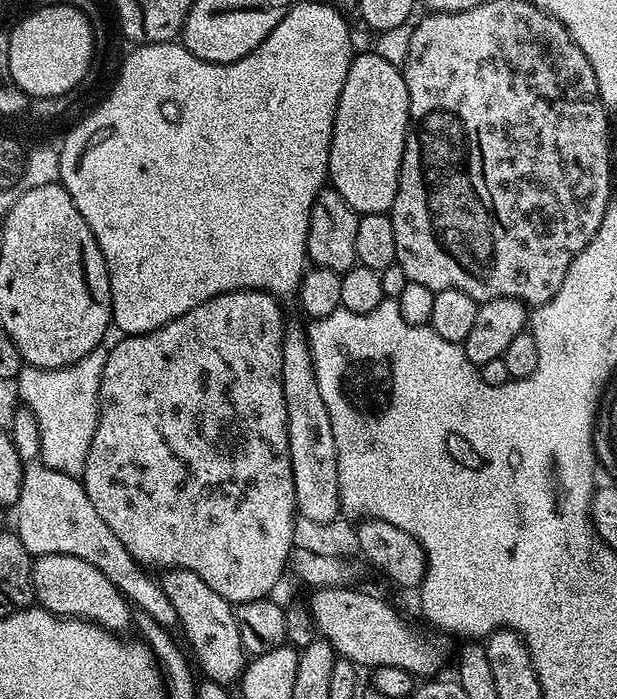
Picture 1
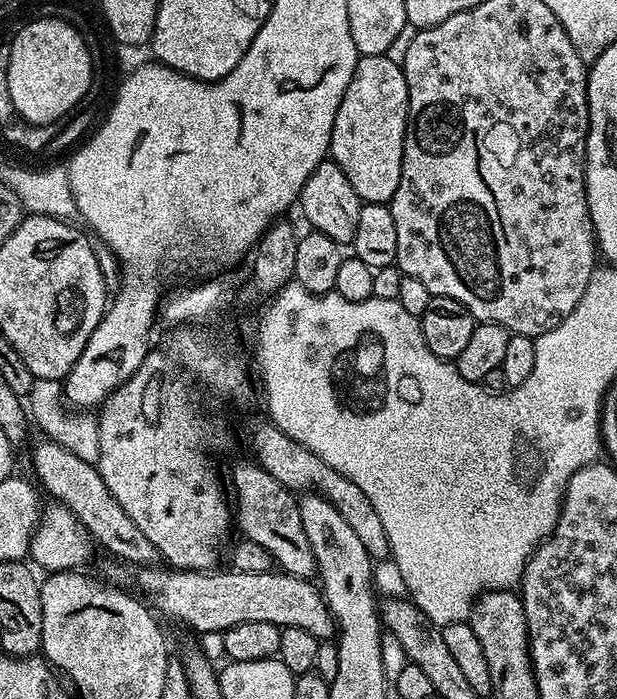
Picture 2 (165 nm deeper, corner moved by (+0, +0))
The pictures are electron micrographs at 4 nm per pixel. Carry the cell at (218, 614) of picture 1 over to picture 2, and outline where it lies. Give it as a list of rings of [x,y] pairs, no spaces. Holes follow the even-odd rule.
[[[47,438],[32,452],[32,466],[36,470],[35,479],[44,483],[43,491],[49,492],[55,501],[64,504],[82,522],[93,541],[100,544],[112,556],[125,560],[131,566],[152,566],[157,563],[158,553],[154,542],[134,526],[134,521],[122,506],[118,506],[118,498],[110,494],[106,482],[102,482],[102,474],[95,464],[78,458],[69,448]]]

